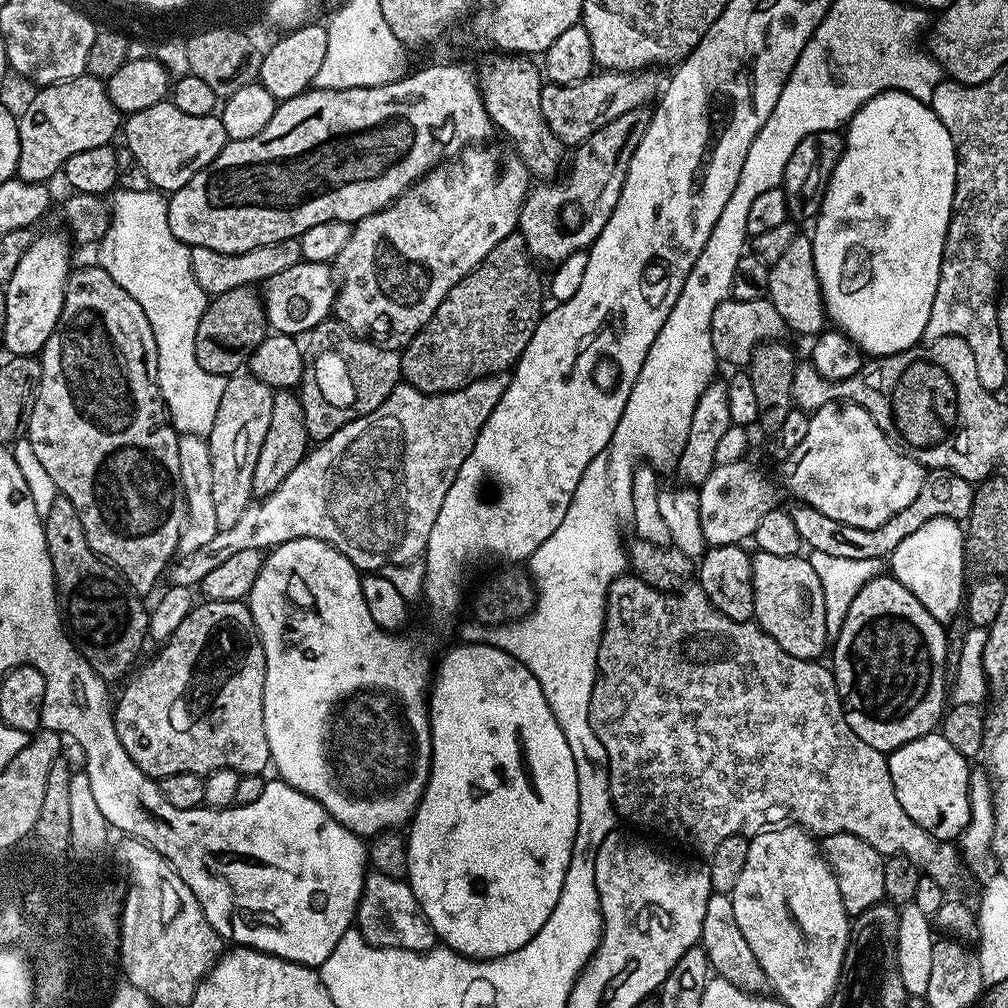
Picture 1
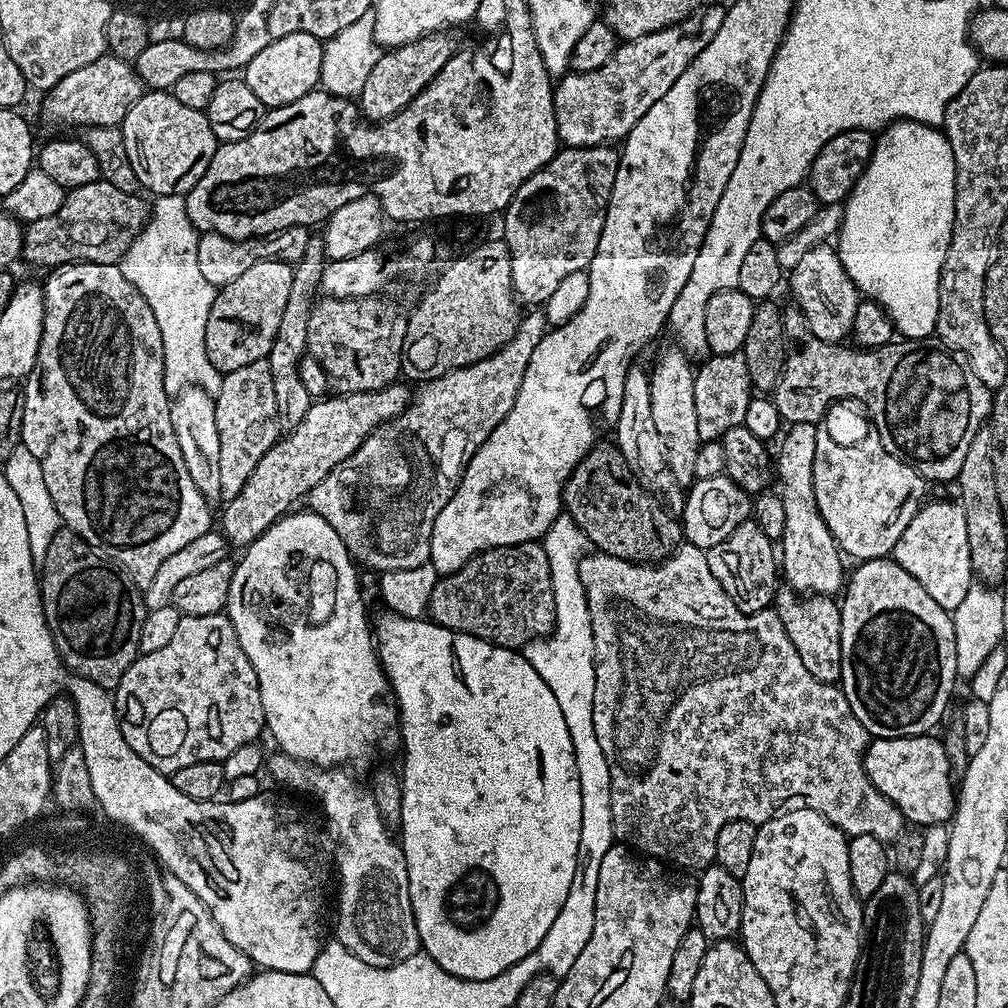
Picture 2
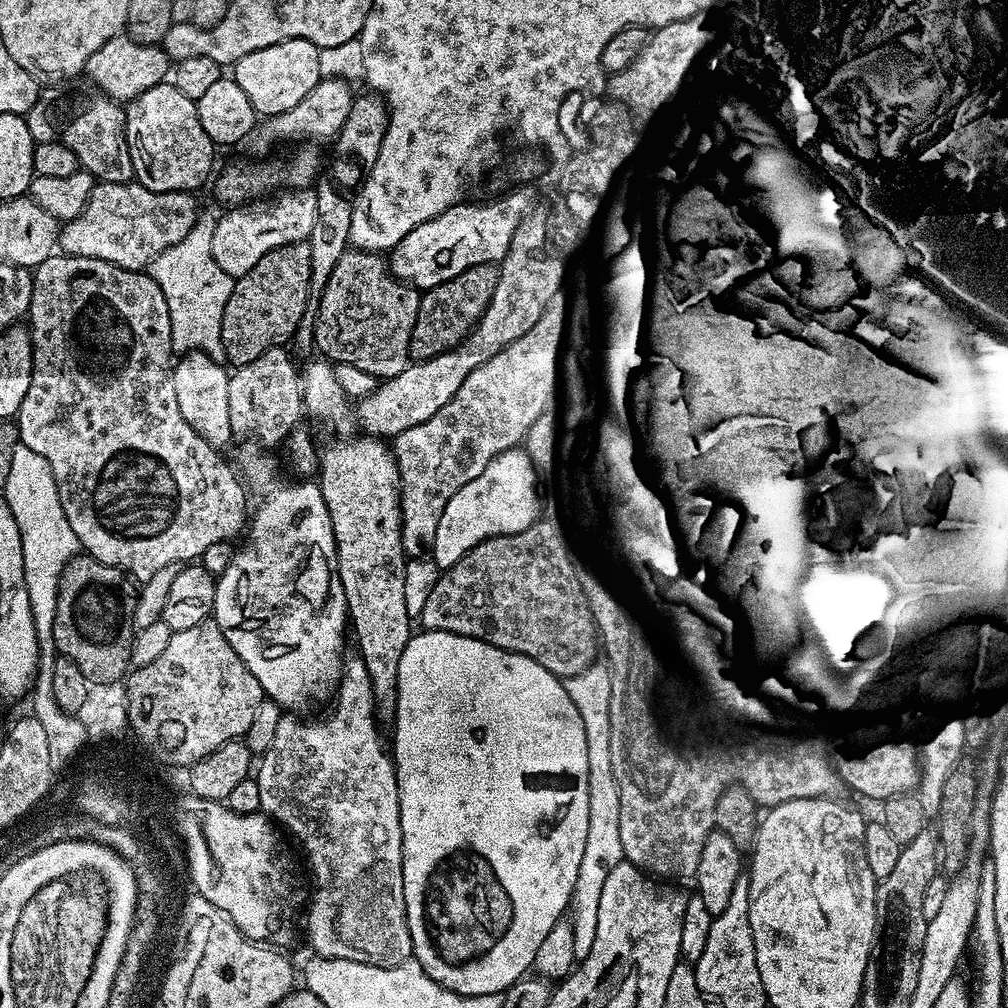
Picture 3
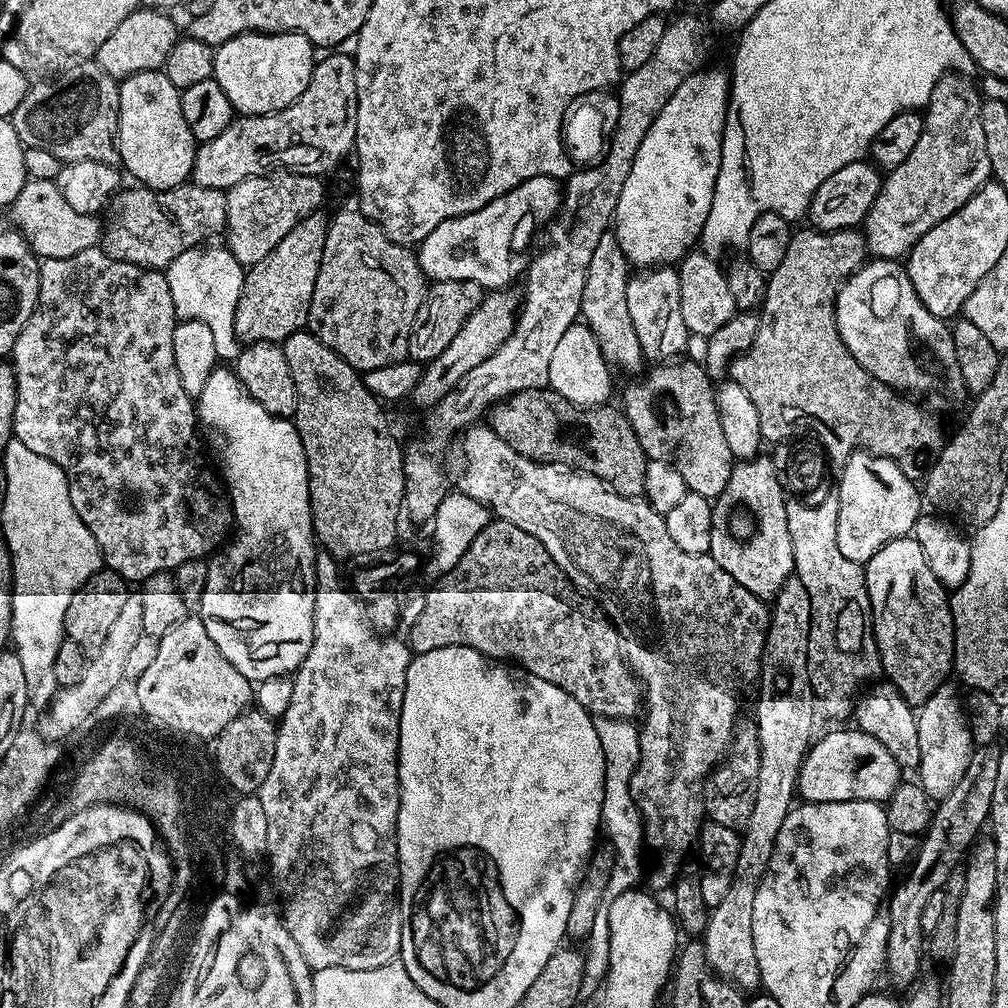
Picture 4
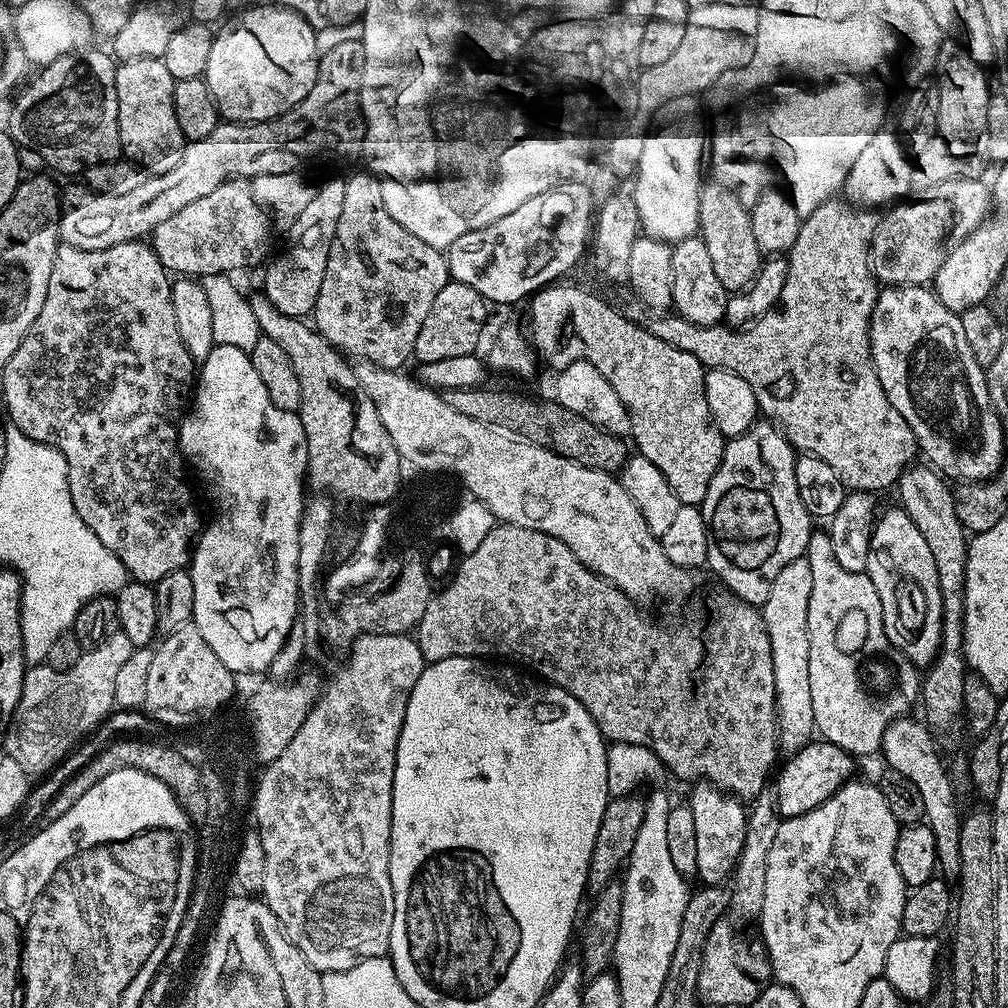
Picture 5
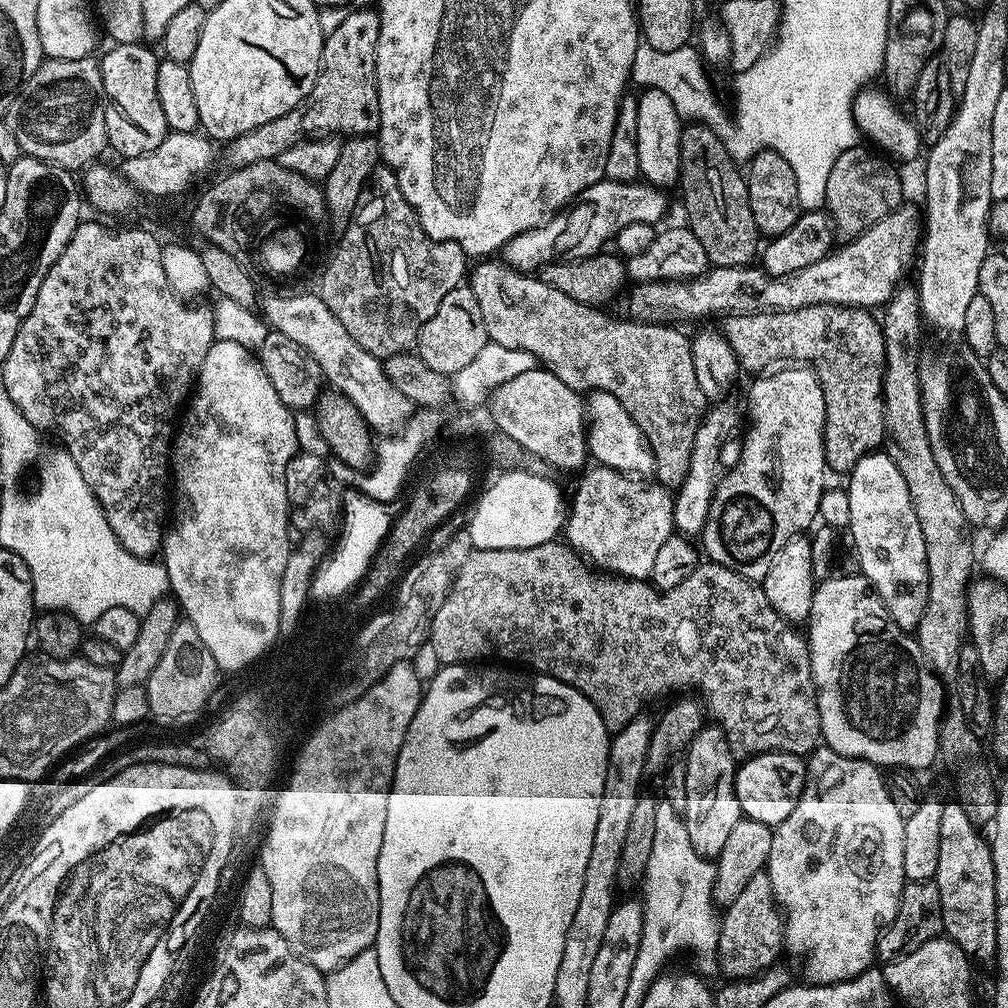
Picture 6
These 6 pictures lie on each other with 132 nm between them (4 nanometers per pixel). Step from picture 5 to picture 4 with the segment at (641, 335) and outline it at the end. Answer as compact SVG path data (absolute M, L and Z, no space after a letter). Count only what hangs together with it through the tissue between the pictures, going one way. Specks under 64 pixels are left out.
M684 358L679 362L660 362L649 367L652 369L648 368L643 375L636 378L641 380L634 381L625 390L622 411L630 426L634 426L634 434L638 434L638 442L642 442L642 450L649 460L670 462L674 470L682 474L682 480L686 482L689 492L702 494L702 498L715 501L716 496L722 494L722 490L726 490L726 482L730 482L734 457L730 454L730 446L726 446L722 422L718 422L713 377L708 375L703 363L696 361L695 364L688 359Z

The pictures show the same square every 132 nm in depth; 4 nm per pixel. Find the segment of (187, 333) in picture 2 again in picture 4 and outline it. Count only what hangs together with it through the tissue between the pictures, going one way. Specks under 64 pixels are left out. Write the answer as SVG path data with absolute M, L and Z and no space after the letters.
M212 246L186 250L168 264L166 275L170 298L174 298L174 310L180 320L197 320L210 326L210 331L214 333L216 354L221 361L235 362L242 345L234 330L234 314L238 310L246 268L236 261L227 246L208 247Z

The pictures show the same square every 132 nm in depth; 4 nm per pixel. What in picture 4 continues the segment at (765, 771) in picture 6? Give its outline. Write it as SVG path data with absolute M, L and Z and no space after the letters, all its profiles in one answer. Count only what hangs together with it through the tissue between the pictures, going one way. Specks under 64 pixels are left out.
M859 730L828 732L809 747L800 773L796 775L796 791L801 801L809 804L822 802L886 802L890 794L902 783L902 769L886 746L878 738Z

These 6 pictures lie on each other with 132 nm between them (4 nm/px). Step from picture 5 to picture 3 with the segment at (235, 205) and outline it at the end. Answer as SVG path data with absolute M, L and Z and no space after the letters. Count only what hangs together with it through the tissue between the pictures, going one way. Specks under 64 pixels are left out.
M135 182L131 184L93 183L92 193L86 202L84 212L78 214L78 218L63 221L58 241L59 251L66 256L98 258L102 262L110 262L114 266L125 268L131 272L147 269L155 256L162 254L162 250L174 246L174 242L180 242L190 232L198 215L196 198L190 192L146 190L146 186Z

